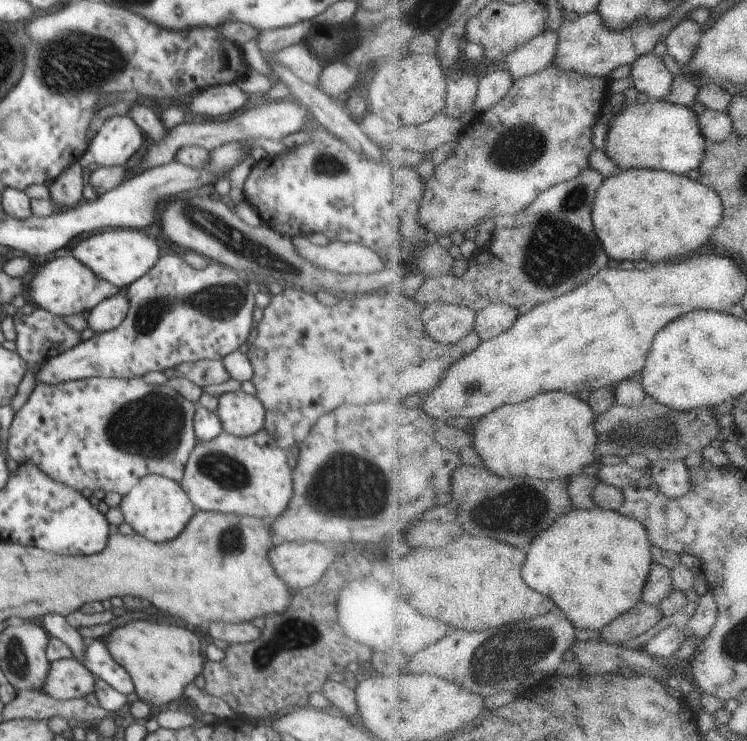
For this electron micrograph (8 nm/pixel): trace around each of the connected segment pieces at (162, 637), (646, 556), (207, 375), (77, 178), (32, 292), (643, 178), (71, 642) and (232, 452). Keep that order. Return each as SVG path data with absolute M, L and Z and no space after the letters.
M130 617L126 624L104 636L104 640L114 662L128 672L134 685L133 697L143 700L152 708L174 706L184 694L184 688L196 680L205 666L200 638L182 626Z
M575 509L536 539L530 550L524 580L530 588L544 592L548 598L554 598L555 603L578 628L601 632L644 598L645 586L649 582L655 563L654 545L649 528L640 520L634 520L614 509Z
M199 360L195 363L182 363L162 372L166 378L182 377L191 380L192 384L206 388L206 386L218 386L230 379L222 361Z
M79 162L68 166L54 182L48 184L50 198L60 206L76 208L84 200L84 170Z
M62 256L48 258L44 264L39 265L34 278L29 279L29 298L36 308L47 310L53 315L62 317L84 314L90 312L95 306L104 302L110 296L116 296L120 290L118 287L98 278L90 268L86 268L80 260L74 256Z
M637 168L606 180L598 191L593 214L598 236L612 260L634 262L690 256L710 242L724 216L724 200L715 188L676 172Z
M46 614L39 620L39 623L48 635L56 638L56 640L62 640L72 650L74 660L82 662L82 656L84 656L84 650L86 650L86 646L84 646L86 641L76 629L66 622L65 616Z
M265 428L247 437L232 436L223 430L212 440L197 441L179 483L196 513L221 512L222 515L255 516L268 521L288 508L292 498L292 470L288 453L276 446L276 440Z

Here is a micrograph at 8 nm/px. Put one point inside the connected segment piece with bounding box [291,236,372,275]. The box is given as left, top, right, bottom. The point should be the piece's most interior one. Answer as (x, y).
(345, 258)

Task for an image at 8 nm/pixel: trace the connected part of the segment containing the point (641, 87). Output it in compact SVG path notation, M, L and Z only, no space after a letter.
M656 54L642 55L632 66L631 78L640 93L649 94L654 101L664 100L672 94L676 76L670 72L666 62Z

